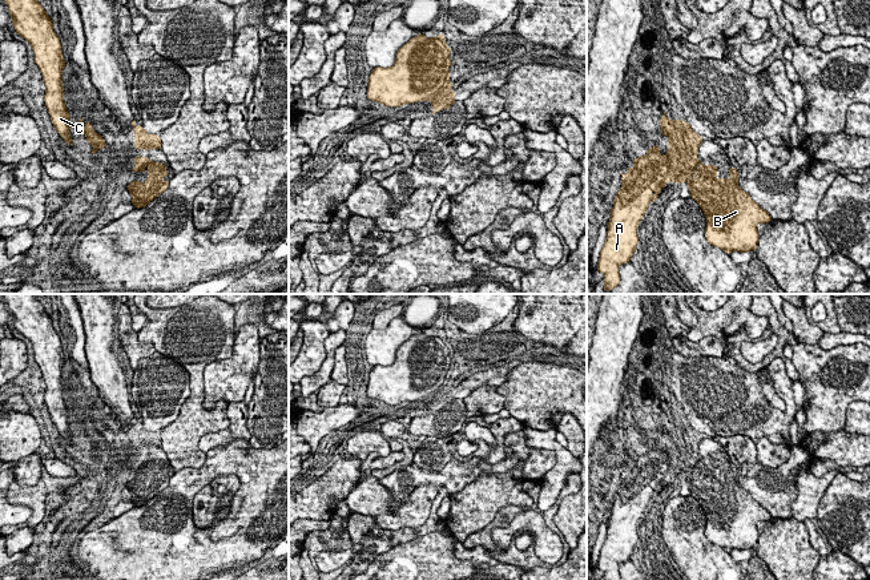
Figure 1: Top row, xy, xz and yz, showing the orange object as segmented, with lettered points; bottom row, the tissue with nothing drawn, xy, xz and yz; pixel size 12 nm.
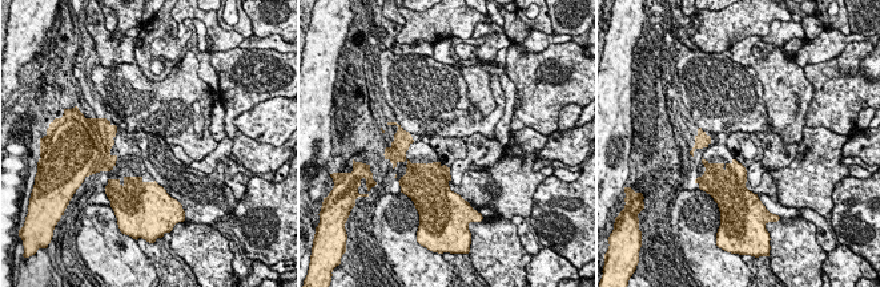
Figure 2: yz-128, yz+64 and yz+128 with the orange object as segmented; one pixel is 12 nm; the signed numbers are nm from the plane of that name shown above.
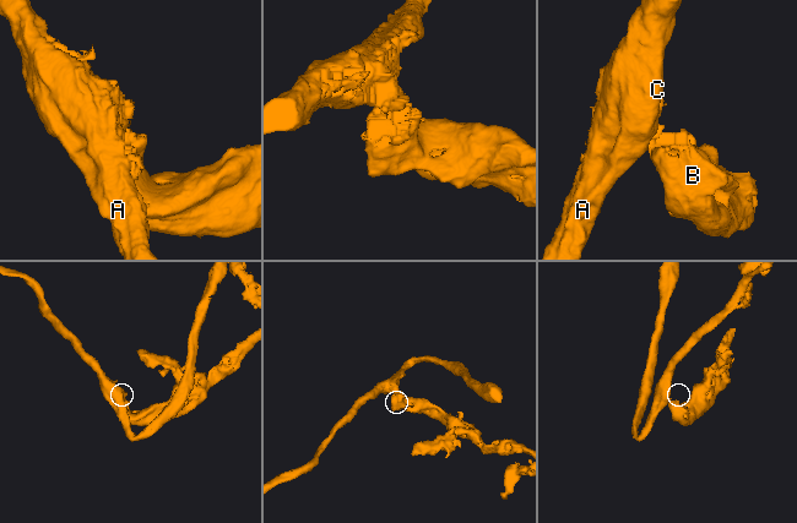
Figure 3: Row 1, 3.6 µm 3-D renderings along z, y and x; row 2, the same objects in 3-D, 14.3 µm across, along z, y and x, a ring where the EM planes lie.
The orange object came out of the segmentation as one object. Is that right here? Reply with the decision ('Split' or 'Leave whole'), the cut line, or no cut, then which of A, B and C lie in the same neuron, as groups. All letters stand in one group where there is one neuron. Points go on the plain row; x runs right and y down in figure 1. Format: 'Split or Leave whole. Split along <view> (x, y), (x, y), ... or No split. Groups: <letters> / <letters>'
Split. Split along xy (148, 456), (146, 463). Groups: A C / B

